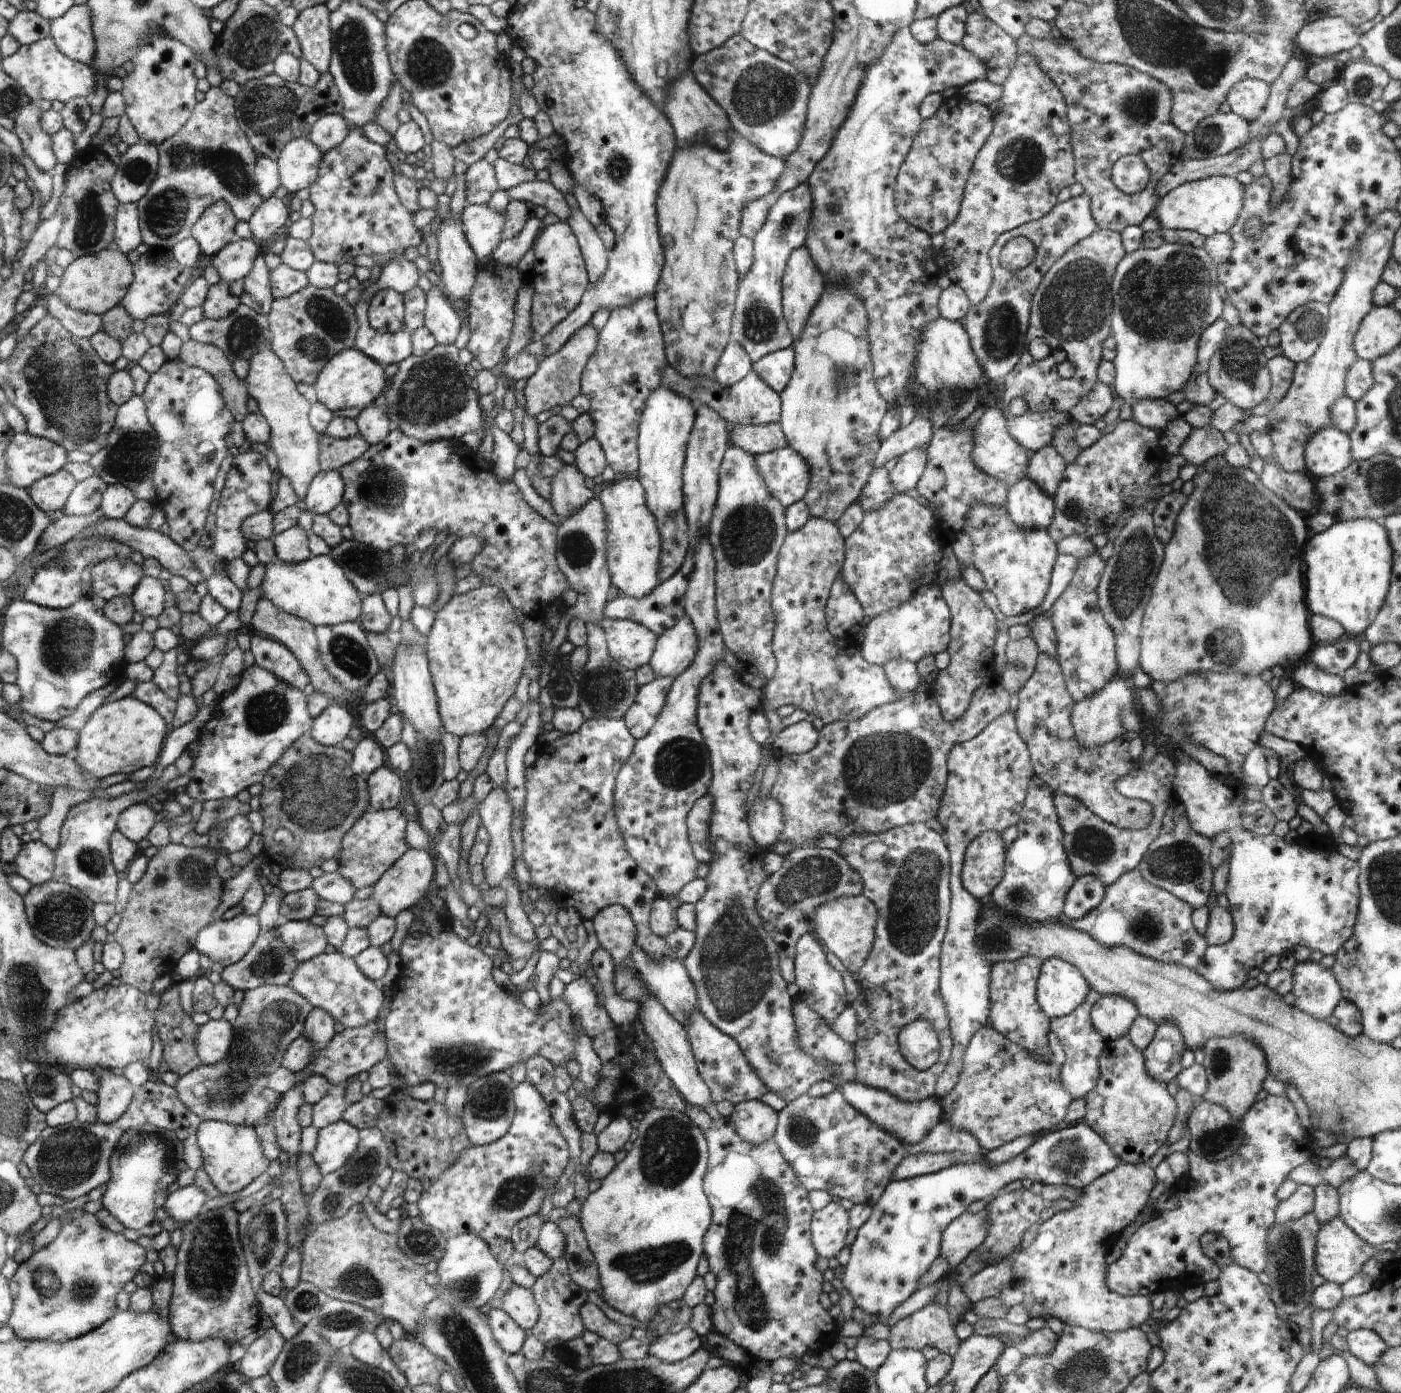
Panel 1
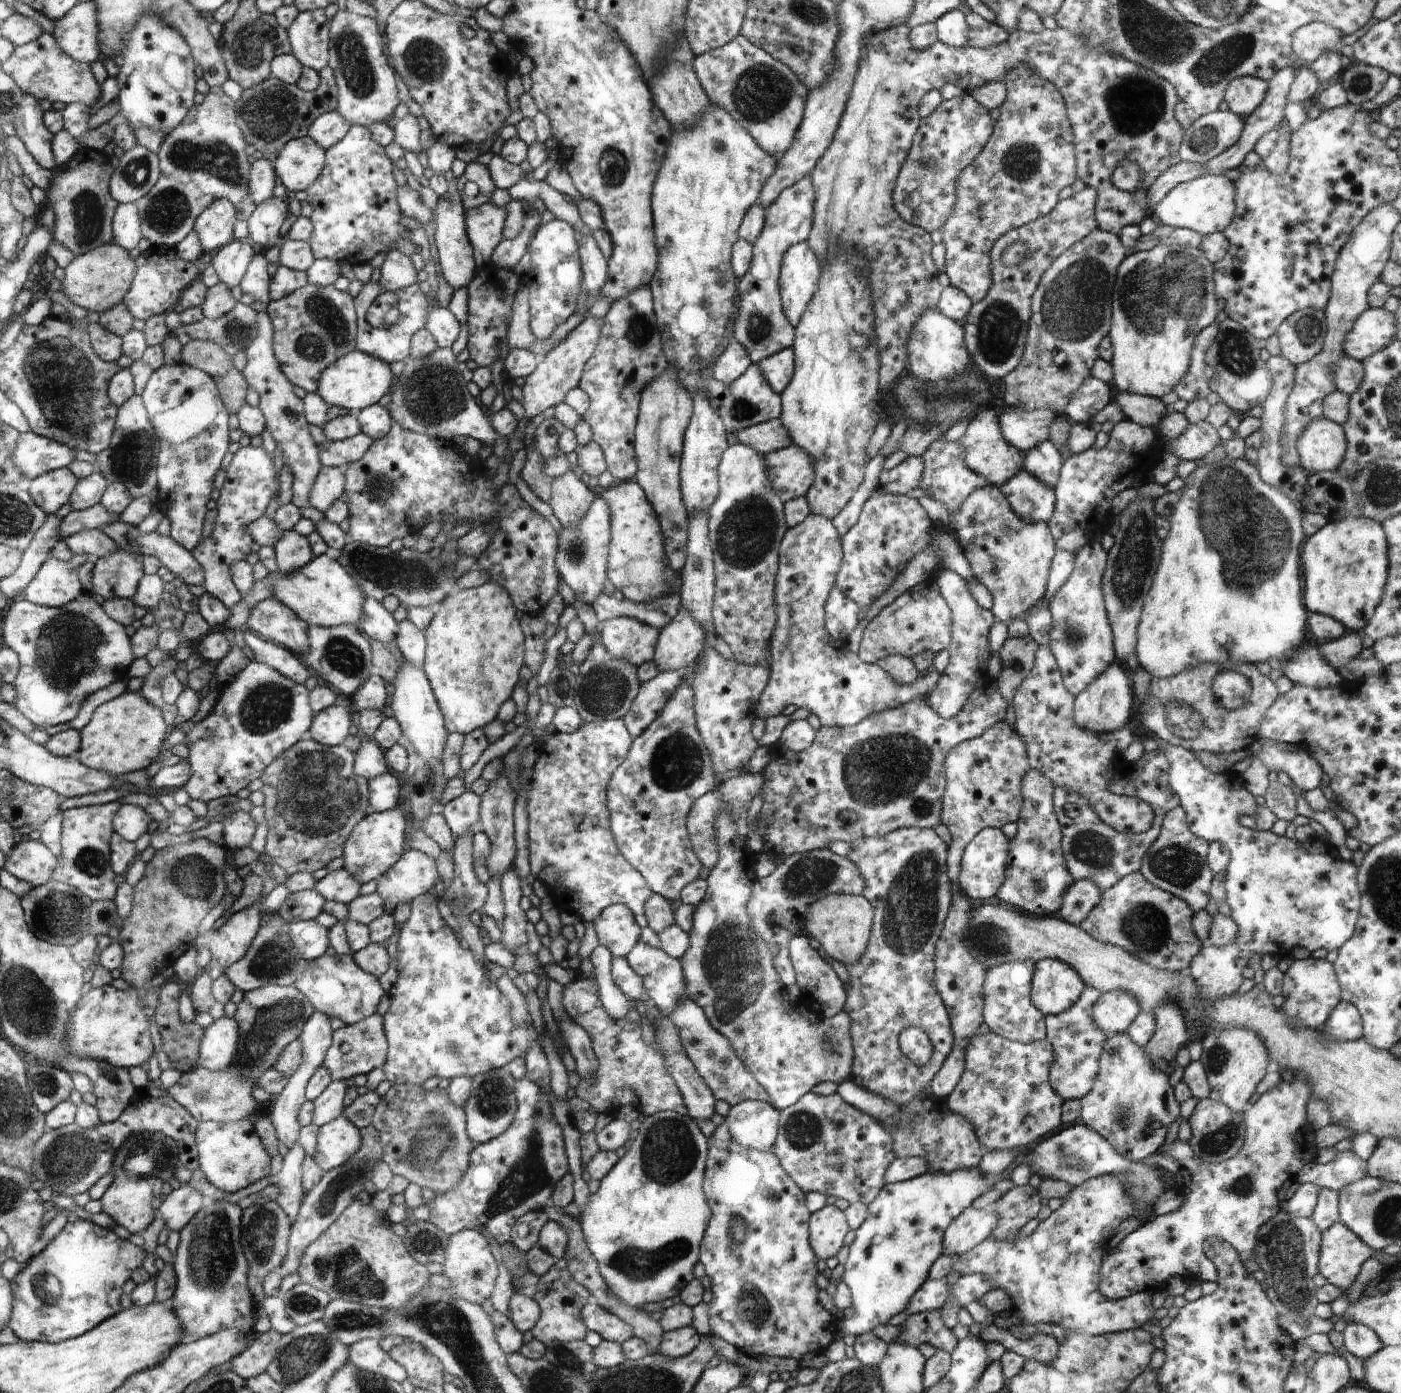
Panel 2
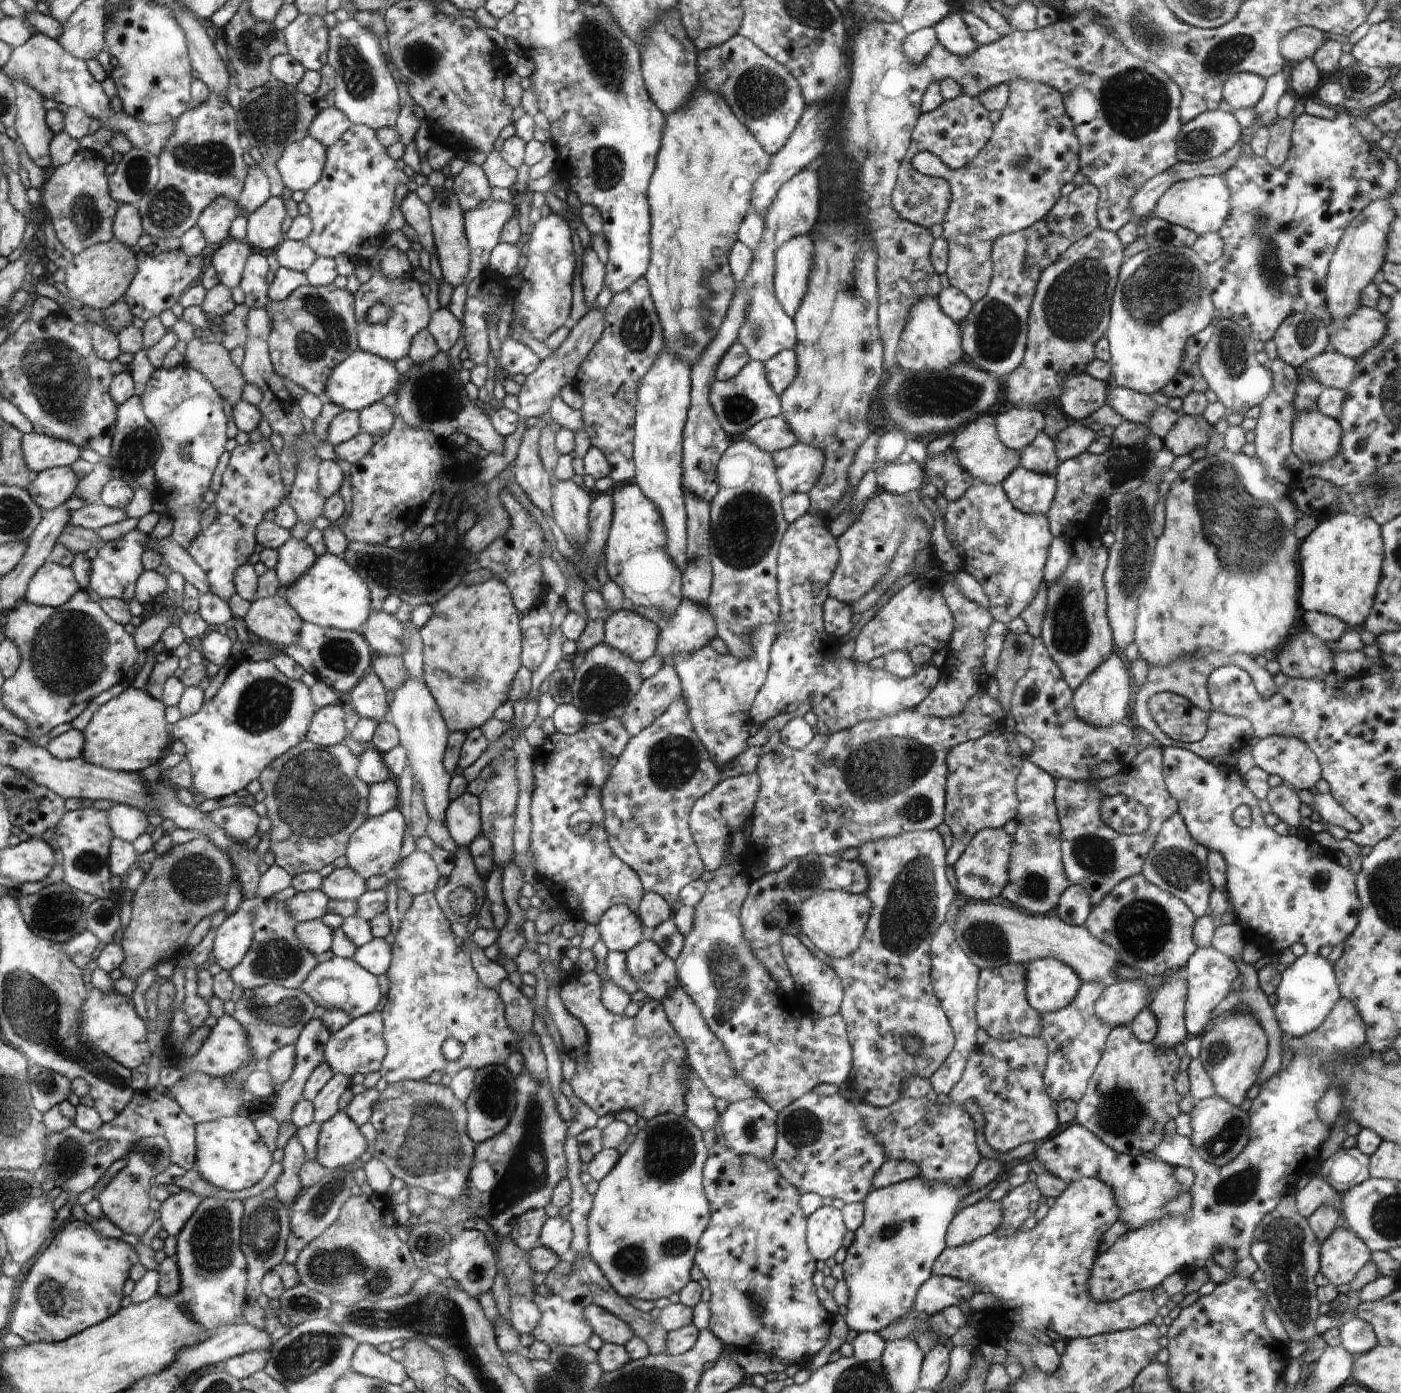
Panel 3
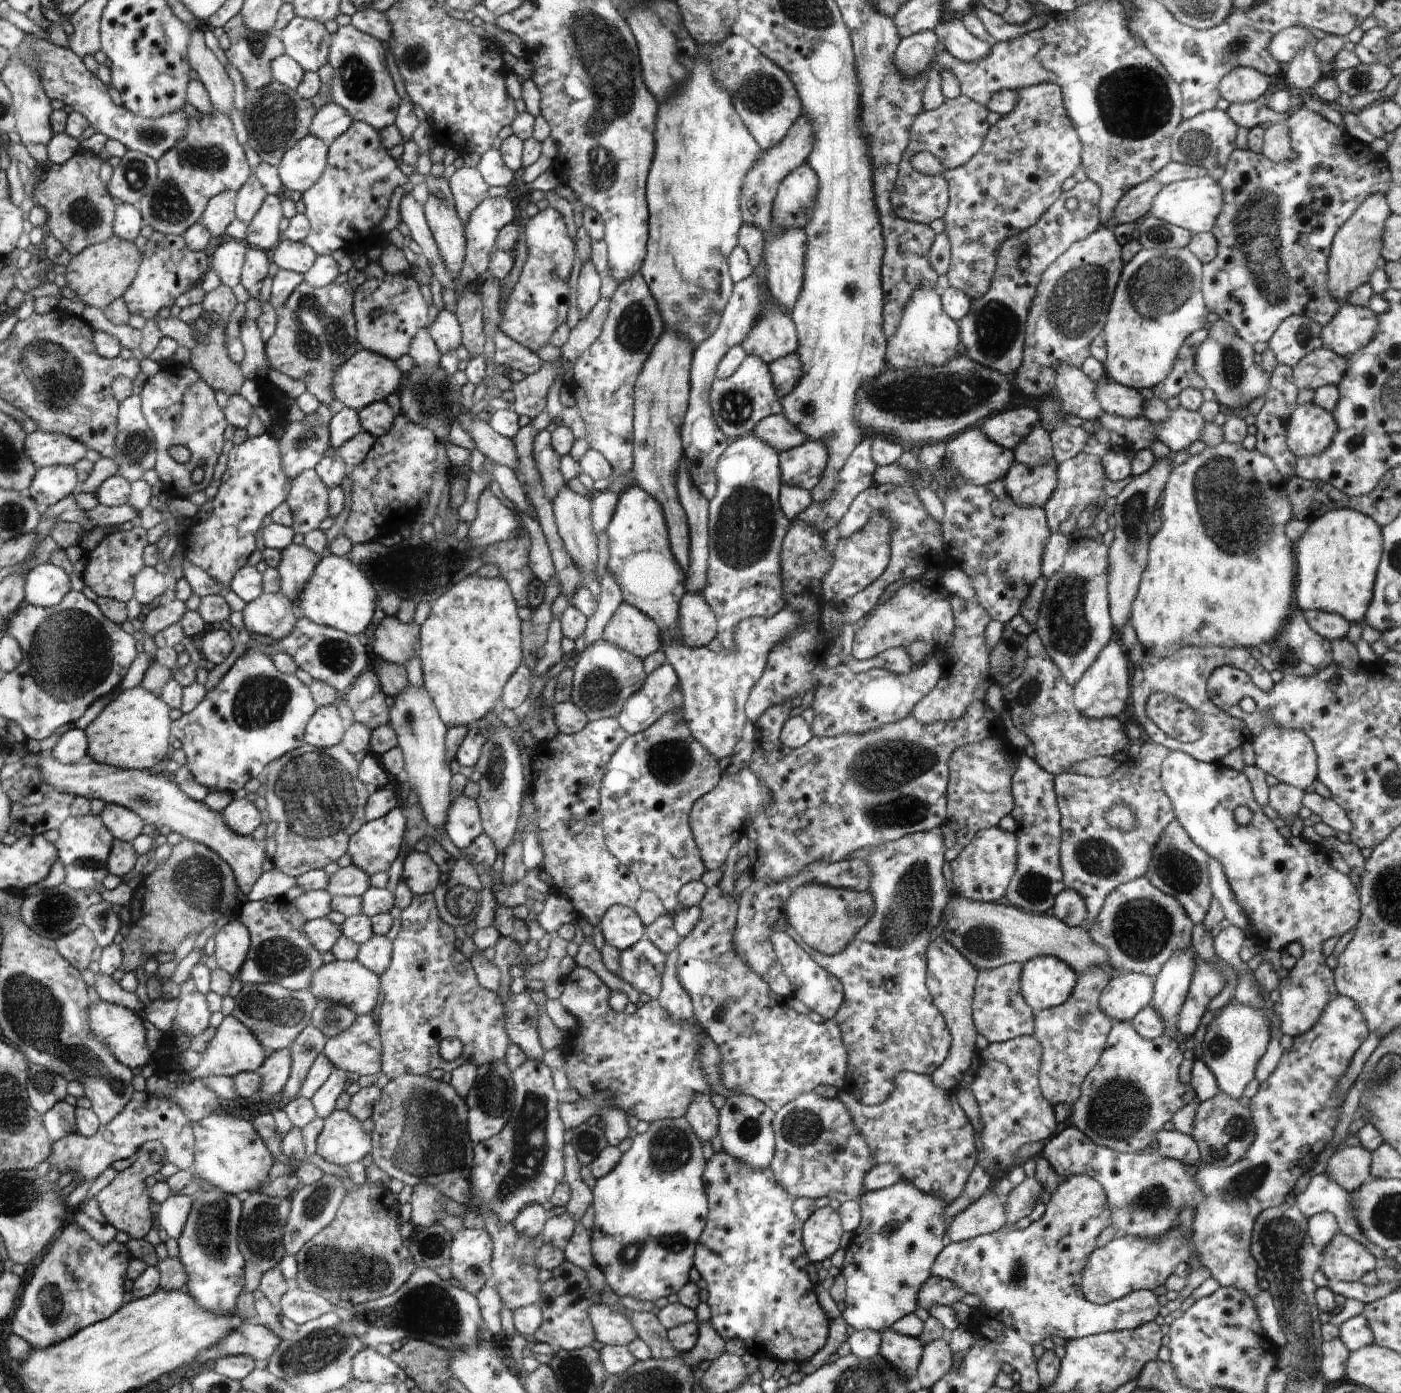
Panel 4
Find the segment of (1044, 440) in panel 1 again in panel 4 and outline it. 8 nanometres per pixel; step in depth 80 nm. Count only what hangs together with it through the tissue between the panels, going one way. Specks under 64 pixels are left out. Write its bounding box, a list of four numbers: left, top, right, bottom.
[982,406,1040,449]

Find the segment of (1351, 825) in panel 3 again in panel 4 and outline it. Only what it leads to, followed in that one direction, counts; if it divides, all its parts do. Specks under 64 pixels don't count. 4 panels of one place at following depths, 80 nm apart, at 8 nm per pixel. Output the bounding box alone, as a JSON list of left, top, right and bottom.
[1302,793,1352,832]

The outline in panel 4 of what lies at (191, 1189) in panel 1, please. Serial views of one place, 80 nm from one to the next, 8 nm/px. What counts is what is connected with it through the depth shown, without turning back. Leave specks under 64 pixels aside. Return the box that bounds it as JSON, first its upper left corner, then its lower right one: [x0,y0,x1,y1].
[157,1192,194,1239]

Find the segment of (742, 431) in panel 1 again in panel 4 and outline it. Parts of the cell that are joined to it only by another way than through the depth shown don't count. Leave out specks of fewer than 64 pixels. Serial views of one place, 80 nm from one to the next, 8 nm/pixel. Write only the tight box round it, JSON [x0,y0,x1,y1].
[753,413,807,453]

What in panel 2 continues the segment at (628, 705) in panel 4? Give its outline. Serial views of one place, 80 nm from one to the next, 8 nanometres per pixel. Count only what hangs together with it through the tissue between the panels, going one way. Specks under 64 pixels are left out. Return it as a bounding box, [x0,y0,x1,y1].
[623,670,682,740]

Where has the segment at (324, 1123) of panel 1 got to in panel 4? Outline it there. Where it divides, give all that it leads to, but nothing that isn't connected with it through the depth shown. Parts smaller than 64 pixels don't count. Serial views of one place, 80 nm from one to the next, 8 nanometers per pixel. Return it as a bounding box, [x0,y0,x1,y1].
[311,1069,349,1119]

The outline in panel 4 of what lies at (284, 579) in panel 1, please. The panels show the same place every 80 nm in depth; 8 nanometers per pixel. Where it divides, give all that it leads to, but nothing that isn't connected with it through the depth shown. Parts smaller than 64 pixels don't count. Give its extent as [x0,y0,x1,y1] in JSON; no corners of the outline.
[295,555,377,636]

